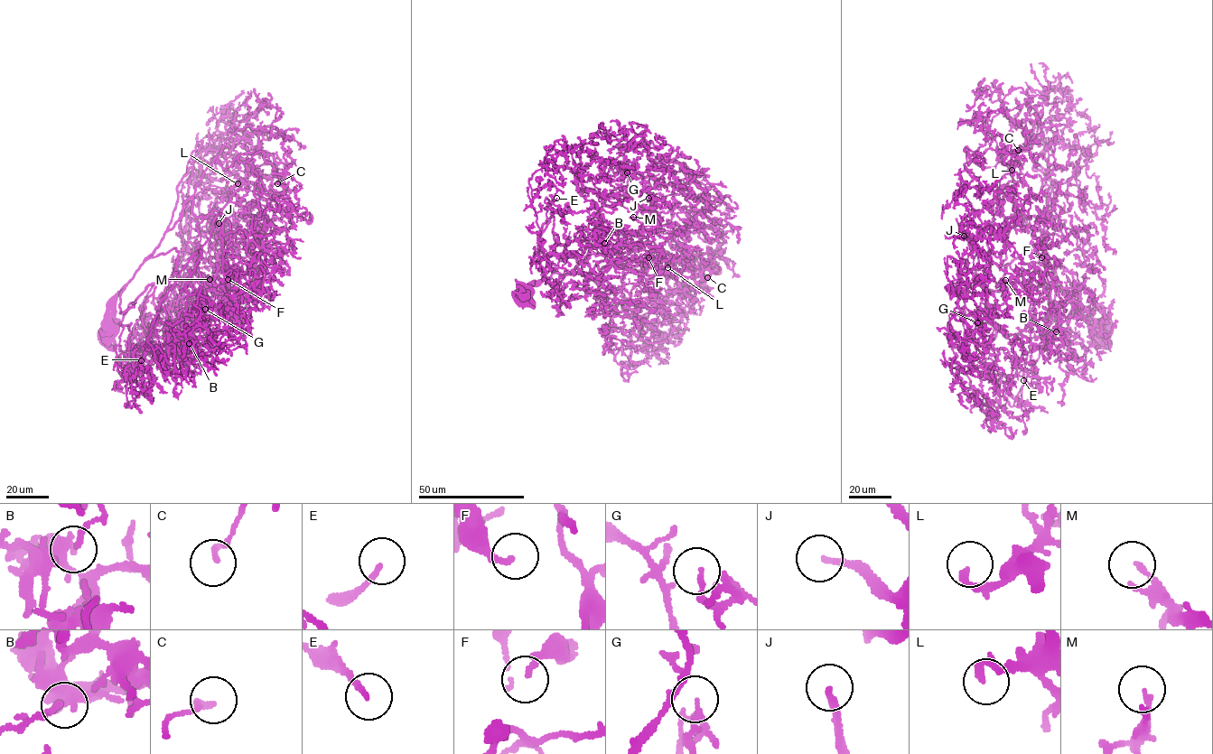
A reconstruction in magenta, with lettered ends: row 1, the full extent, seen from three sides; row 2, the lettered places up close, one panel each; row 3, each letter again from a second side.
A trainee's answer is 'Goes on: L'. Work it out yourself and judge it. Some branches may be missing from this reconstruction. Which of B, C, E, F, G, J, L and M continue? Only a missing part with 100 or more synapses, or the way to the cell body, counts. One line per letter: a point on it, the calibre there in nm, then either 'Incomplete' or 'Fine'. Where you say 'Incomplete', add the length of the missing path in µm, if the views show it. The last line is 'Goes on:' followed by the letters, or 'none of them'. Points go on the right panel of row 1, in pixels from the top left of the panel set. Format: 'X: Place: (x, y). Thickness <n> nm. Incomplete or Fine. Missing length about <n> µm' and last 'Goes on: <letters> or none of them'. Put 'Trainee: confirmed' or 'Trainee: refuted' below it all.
B: Place: (1056, 331). Thickness 110 nm. Fine
C: Place: (1018, 150). Thickness 190 nm. Fine
E: Place: (1023, 380). Thickness 170 nm. Incomplete. Missing length about 45 µm
F: Place: (1041, 257). Thickness 220 nm. Fine
G: Place: (977, 322). Thickness 100 nm. Fine
J: Place: (964, 236). Thickness 180 nm. Fine
L: Place: (1012, 170). Thickness 160 nm. Fine
M: Place: (1005, 280). Thickness 160 nm. Fine
Goes on: E
Trainee: refuted

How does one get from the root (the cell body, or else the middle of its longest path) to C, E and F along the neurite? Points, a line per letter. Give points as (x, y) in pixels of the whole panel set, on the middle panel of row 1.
C: (524, 292), (555, 272), (648, 268), (675, 235), (686, 265), (707, 277)
E: (524, 292), (544, 278), (539, 234), (553, 217), (553, 252), (538, 243), (545, 198), (556, 198)
F: (524, 292), (555, 272), (594, 278), (632, 251), (649, 276), (643, 273), (648, 257)

